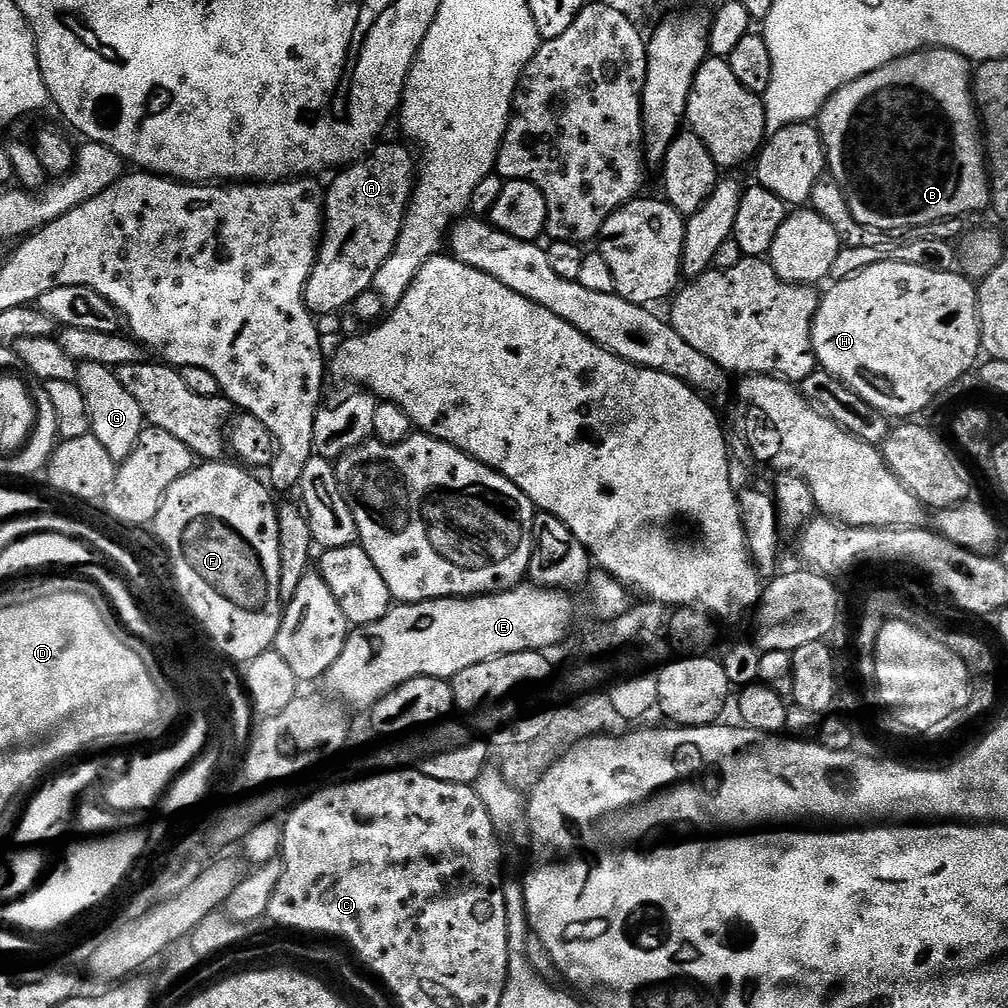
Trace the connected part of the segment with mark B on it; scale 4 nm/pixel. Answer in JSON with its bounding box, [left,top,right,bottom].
[818,48,990,234]

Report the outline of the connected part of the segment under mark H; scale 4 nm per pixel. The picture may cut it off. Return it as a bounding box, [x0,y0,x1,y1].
[812,260,982,418]

